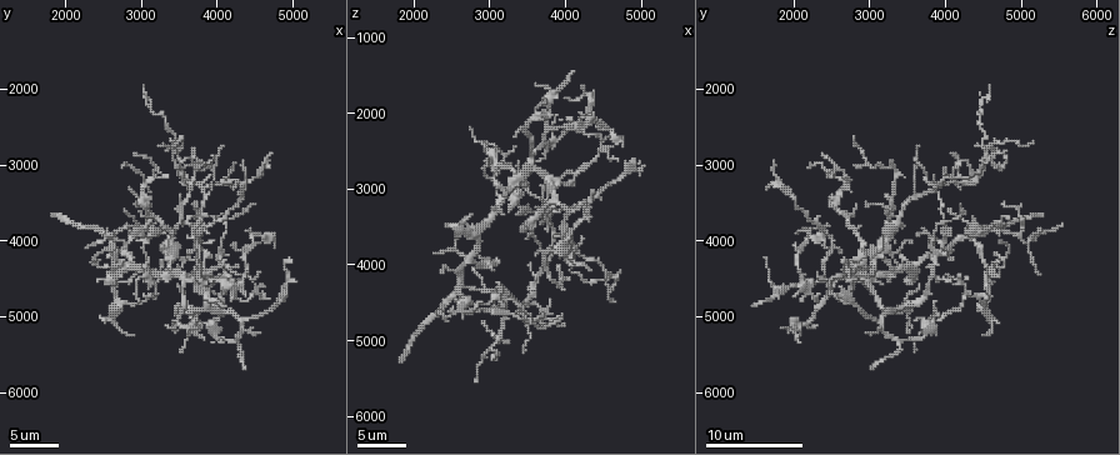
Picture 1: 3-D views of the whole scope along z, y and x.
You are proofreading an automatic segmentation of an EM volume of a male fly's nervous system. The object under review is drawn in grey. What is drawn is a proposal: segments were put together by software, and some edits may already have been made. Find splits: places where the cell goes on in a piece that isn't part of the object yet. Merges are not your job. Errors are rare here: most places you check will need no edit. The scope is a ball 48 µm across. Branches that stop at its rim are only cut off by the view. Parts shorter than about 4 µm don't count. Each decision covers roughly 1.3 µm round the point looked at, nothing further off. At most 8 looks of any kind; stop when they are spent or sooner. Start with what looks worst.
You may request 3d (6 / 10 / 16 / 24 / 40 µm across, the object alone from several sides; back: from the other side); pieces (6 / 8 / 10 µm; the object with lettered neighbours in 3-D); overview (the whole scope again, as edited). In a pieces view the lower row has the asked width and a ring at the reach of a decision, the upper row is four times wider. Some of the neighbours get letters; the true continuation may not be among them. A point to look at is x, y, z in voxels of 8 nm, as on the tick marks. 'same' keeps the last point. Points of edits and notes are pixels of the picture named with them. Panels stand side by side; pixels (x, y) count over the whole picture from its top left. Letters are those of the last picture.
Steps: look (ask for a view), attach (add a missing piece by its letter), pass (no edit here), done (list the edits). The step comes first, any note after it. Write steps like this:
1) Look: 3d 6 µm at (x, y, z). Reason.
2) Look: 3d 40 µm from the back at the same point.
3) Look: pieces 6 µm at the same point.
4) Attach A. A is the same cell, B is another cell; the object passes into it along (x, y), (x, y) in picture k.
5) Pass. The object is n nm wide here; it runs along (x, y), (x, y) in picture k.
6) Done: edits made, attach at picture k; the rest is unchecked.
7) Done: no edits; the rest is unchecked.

Look: pieces 6 µm at (2400, 4550, 3500). Branch stops here.

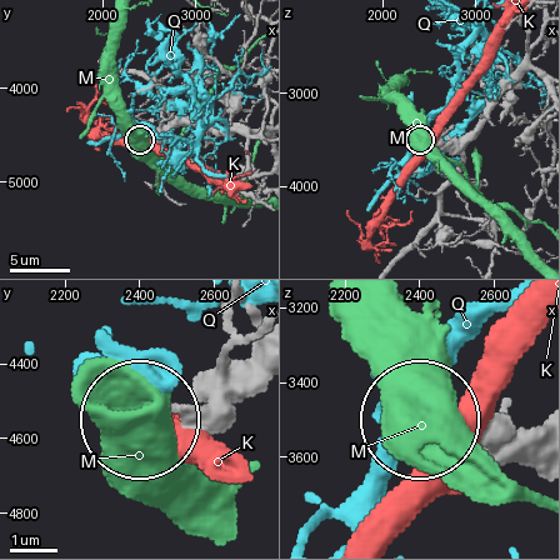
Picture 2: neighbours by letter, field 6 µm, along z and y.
Pass. The object is 160 nm wide here; K, M and Q are other cells; none of them fits.

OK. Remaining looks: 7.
Look: 3d 6 µm at (2300, 4100, 3850). Thin end.

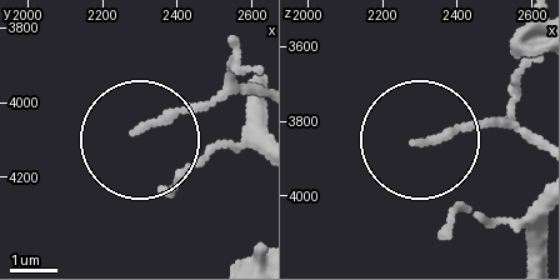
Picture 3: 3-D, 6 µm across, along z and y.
Look: pieces 6 µm at (2300, 4070, 3850).

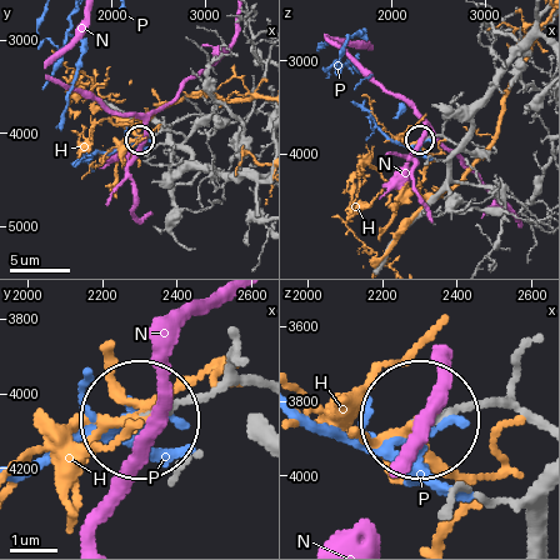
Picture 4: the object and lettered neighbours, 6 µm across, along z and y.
Pass. The object is 140 nm wide here; H, N and P are other cells; it runs along (529, 45), (474, 115), (464, 149), (440, 136), (420, 139) in picture 4; none of them fits.

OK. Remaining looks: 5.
Look: pieces 8 µm at (3900, 4000, 4700).

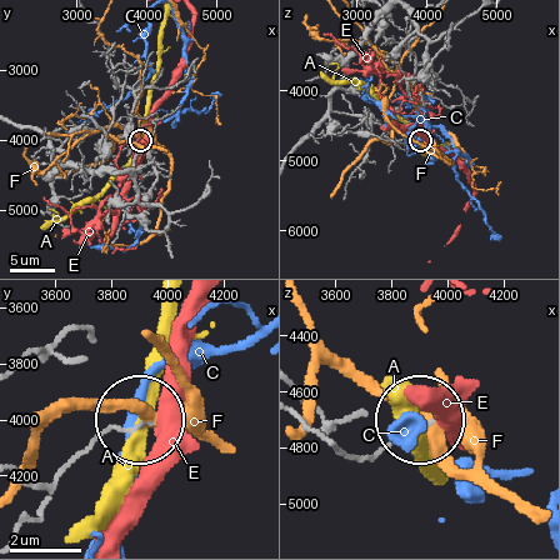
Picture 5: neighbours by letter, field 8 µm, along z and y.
Pass. A, C, E and F are other cells; none of them fits.

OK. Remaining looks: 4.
Look: pieces 10 µm at (3450, 4600, 3650). Thin end.

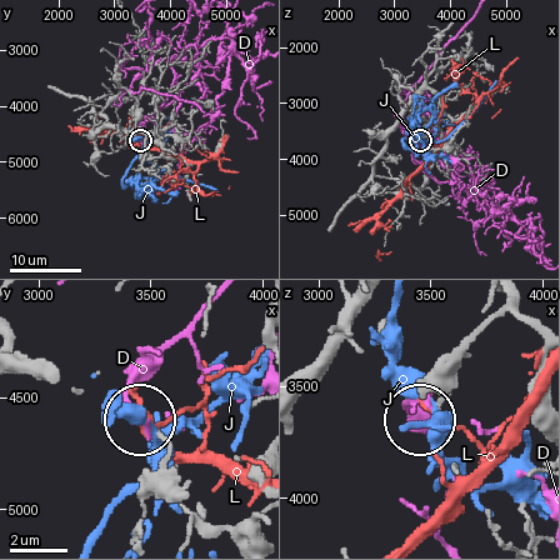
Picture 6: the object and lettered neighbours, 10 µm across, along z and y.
Pass. D, J and L are other cells; no lettered piece goes on from it.

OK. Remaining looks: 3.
Done: no edits; the rest is unchecked.

